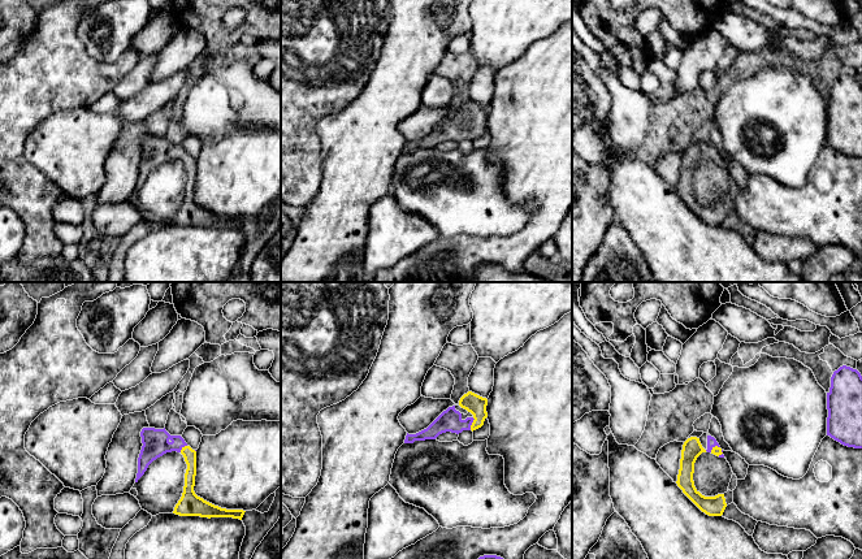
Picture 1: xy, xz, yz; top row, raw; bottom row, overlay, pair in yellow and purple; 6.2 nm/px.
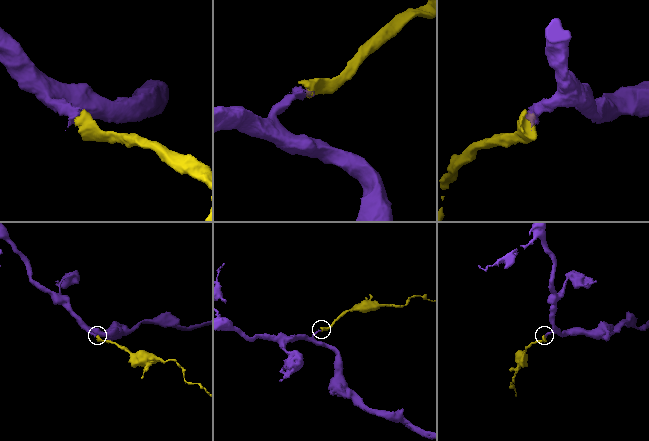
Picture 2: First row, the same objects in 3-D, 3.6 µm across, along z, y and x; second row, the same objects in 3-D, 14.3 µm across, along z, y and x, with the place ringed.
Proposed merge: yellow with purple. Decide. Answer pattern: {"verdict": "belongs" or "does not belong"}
{"verdict": "belongs"}

